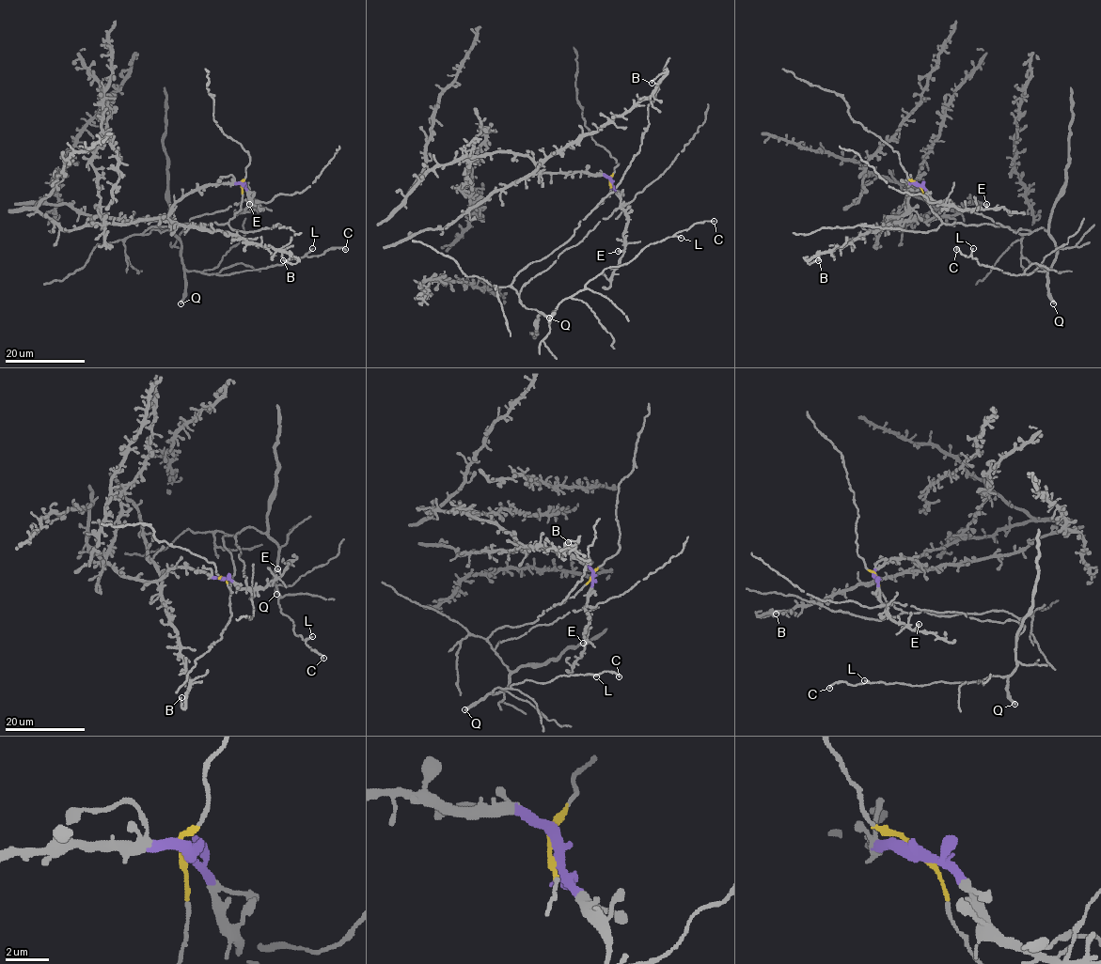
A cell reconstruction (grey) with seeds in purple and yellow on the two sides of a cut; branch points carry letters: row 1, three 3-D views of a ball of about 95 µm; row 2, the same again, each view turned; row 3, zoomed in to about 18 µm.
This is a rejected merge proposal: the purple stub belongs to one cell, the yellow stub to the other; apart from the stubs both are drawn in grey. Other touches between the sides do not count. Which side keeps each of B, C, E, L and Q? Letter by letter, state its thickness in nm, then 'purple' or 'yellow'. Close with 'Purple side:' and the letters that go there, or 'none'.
B: 100 nm thick; purple
C: 180 nm thick; yellow
E: 280 nm thick; purple
L: 130 nm thick; yellow
Q: 420 nm thick; yellow
Purple side: B, E

